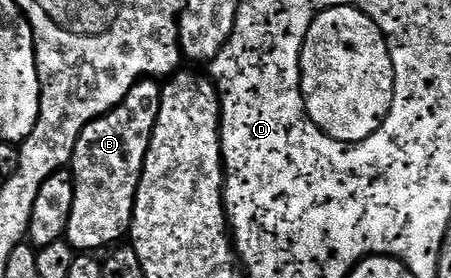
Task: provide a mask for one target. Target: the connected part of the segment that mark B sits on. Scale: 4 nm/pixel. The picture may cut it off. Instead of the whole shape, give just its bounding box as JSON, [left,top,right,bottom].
[66,79,161,253]

